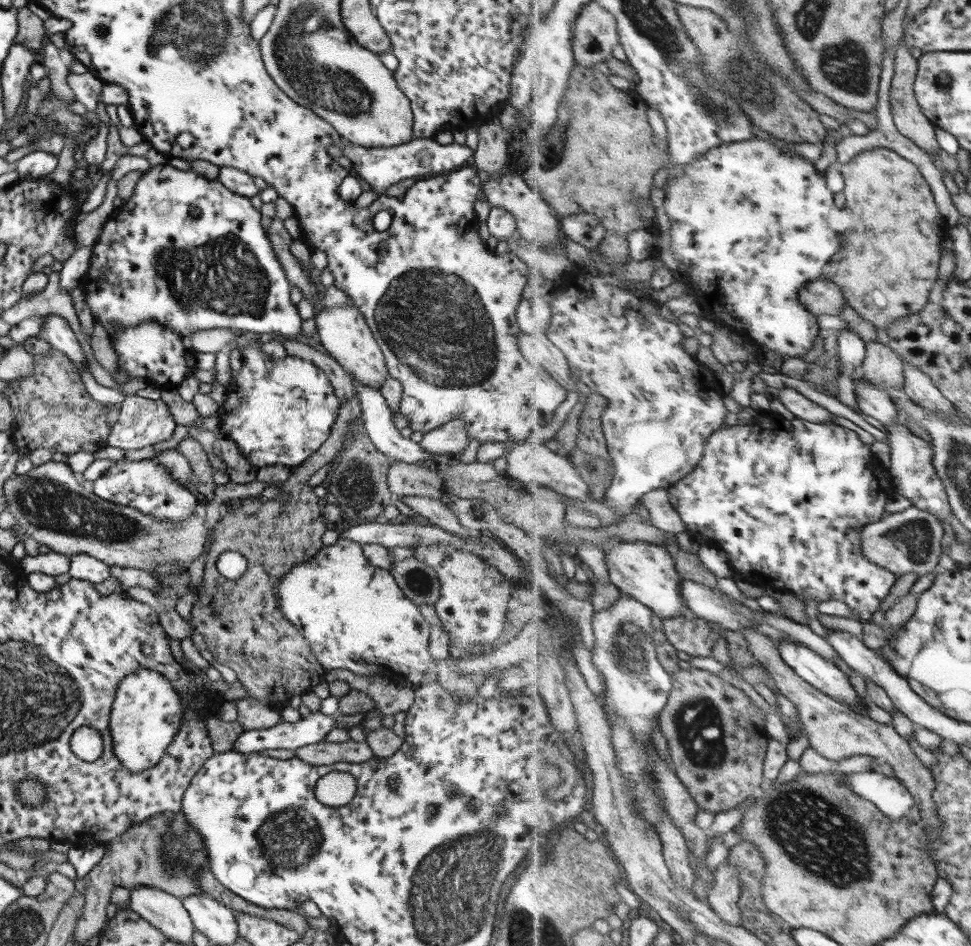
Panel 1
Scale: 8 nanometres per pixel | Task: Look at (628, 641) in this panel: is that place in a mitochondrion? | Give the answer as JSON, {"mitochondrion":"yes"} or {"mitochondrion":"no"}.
{"mitochondrion":"yes"}

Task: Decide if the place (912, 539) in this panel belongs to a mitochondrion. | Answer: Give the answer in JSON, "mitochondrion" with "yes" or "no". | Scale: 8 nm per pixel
{"mitochondrion":"yes"}

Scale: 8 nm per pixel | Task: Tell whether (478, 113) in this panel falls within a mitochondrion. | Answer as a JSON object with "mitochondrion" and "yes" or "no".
{"mitochondrion":"no"}

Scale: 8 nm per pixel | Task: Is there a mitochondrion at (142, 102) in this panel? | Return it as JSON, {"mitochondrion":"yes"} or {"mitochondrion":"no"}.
{"mitochondrion":"no"}

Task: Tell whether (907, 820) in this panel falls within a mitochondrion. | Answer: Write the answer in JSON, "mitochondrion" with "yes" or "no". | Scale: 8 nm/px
{"mitochondrion":"no"}

